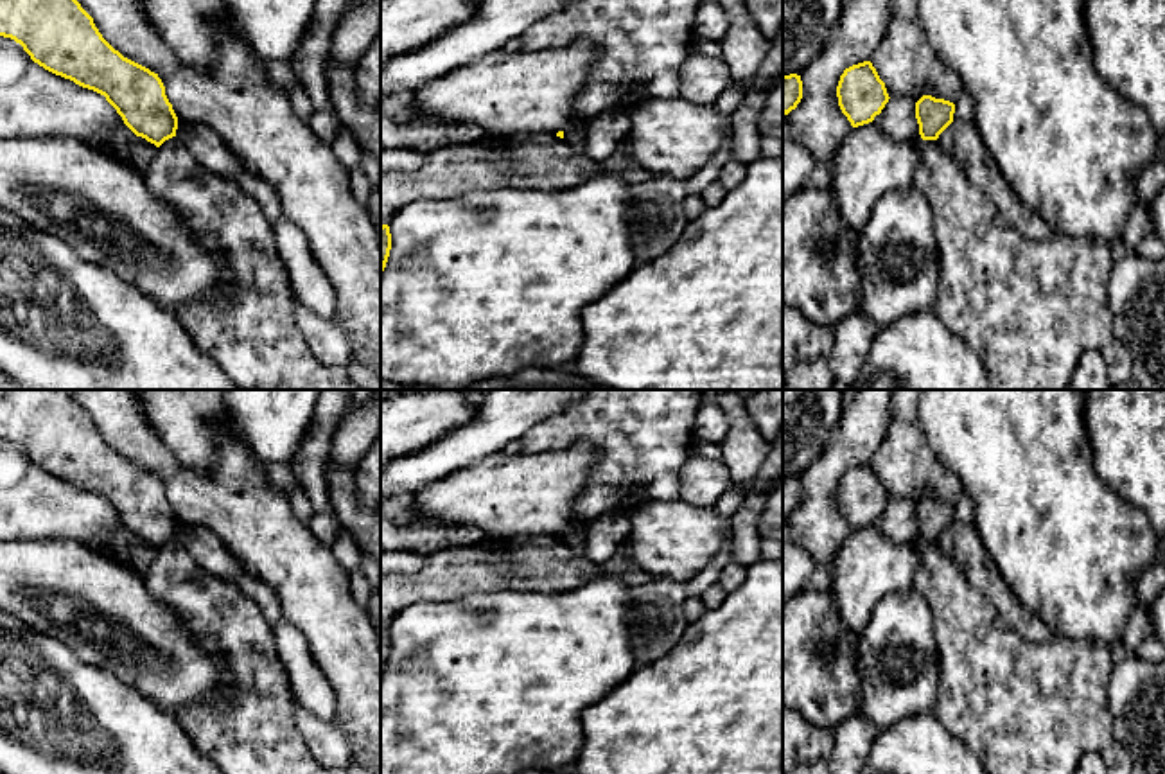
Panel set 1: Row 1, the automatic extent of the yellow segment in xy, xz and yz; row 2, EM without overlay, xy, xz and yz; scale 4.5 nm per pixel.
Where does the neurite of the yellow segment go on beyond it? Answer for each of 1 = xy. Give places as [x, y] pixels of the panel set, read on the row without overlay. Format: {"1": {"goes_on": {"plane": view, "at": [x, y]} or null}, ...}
{"1": {"goes_on": null}}

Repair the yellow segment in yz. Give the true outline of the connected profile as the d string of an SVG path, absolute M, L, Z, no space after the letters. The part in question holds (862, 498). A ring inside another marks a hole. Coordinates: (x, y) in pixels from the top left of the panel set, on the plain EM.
M871 463L844 472L837 488L837 499L842 515L853 530L872 524L890 501Z

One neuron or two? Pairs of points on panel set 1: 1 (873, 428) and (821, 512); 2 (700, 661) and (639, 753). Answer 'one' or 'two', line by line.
1: one
2: one

